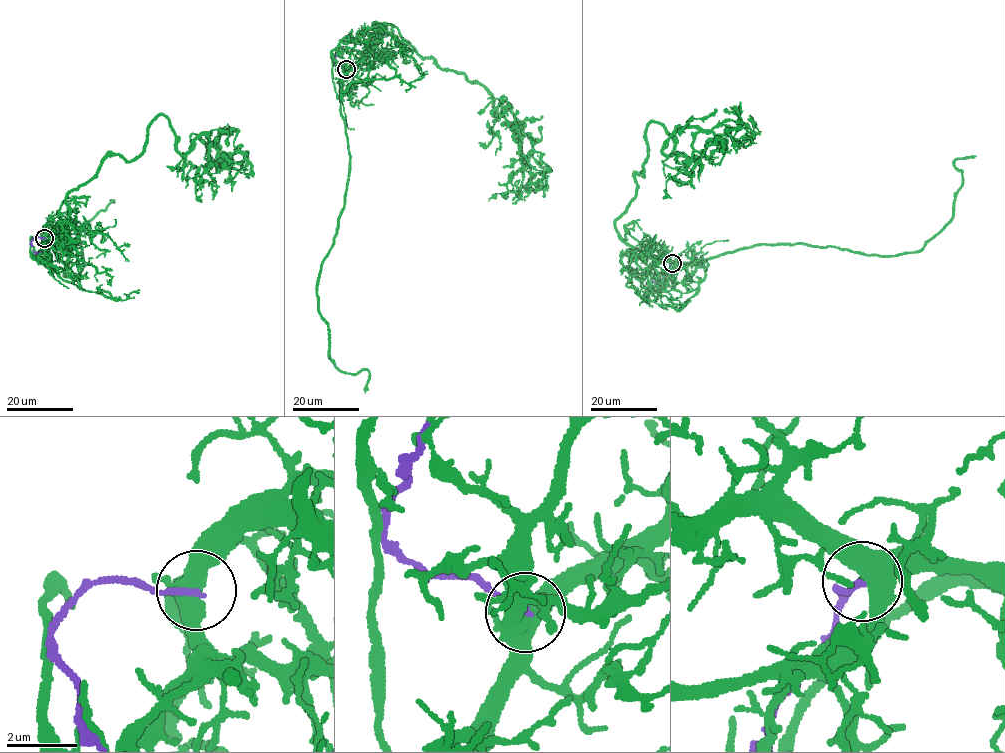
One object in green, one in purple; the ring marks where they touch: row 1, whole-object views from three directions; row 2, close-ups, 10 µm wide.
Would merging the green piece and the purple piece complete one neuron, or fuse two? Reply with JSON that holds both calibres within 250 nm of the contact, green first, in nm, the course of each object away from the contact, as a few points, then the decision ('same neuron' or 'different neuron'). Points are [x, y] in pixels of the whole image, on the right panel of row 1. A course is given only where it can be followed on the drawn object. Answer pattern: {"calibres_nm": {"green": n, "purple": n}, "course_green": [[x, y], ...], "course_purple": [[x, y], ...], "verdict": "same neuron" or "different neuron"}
{"calibres_nm": {"green": 480, "purple": 160}, "course_green": [[672, 263], [614, 224], [647, 128], [665, 155], [679, 127], [761, 131]], "course_purple": [[672, 263], [663, 279], [657, 283], [652, 281]], "verdict": "different neuron"}

